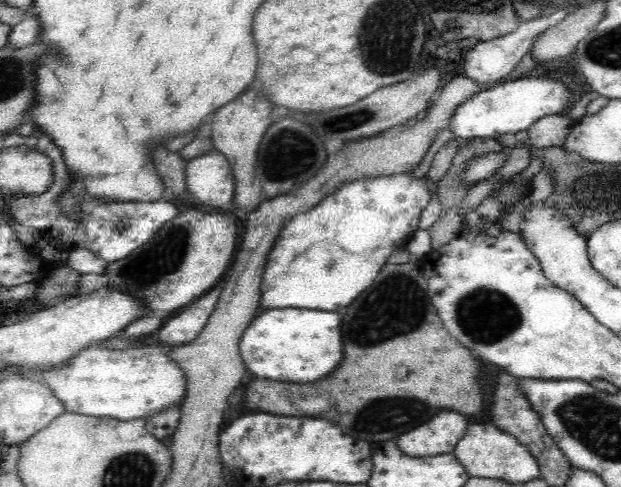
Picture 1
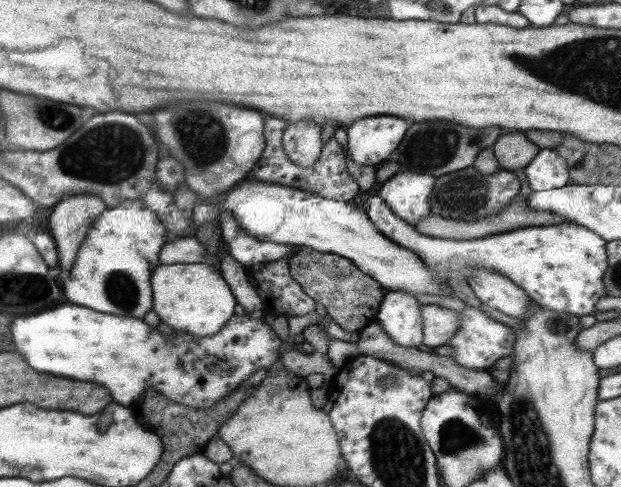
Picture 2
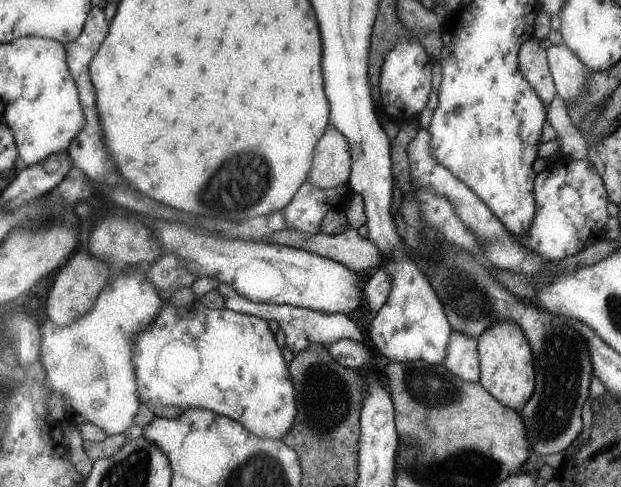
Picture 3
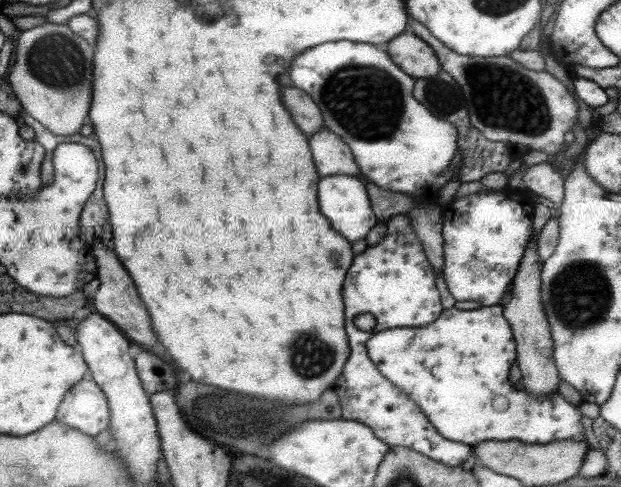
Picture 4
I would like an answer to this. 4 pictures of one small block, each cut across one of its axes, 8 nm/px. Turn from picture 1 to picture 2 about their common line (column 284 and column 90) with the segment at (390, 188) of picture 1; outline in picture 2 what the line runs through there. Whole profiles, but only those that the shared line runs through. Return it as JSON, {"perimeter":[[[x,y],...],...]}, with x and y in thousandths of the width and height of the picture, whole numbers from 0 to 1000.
{"perimeter":[[[201,411],[185,427],[172,427],[159,452],[147,460],[118,550],[101,567],[108,616],[166,645],[230,653],[246,632],[243,567],[259,542],[256,522],[269,497],[275,497],[272,472],[227,411]]]}

